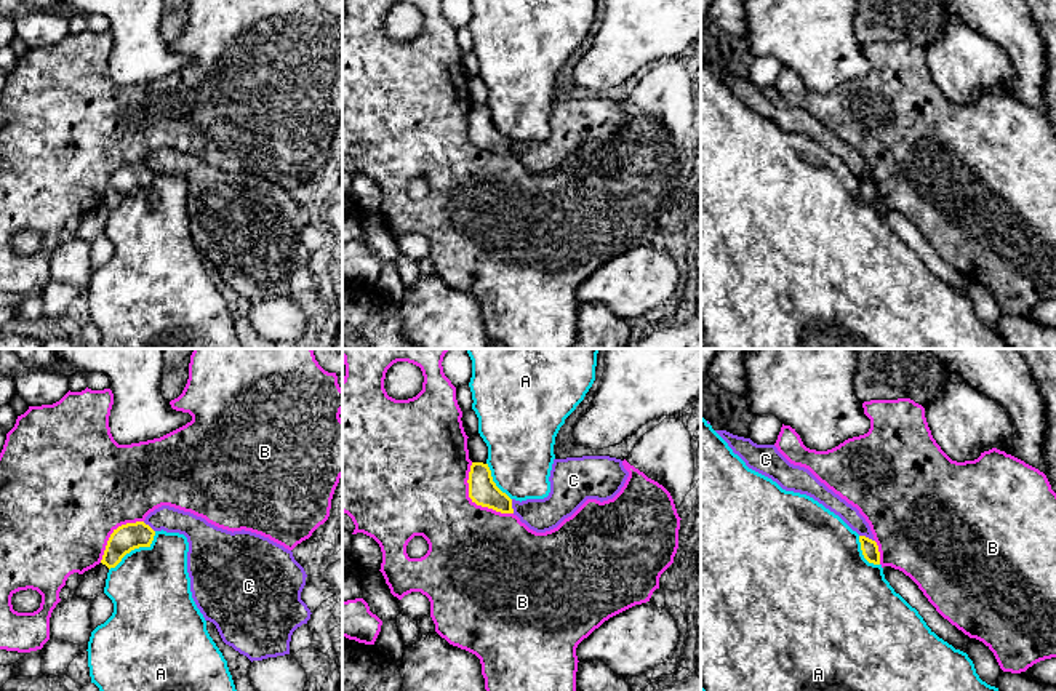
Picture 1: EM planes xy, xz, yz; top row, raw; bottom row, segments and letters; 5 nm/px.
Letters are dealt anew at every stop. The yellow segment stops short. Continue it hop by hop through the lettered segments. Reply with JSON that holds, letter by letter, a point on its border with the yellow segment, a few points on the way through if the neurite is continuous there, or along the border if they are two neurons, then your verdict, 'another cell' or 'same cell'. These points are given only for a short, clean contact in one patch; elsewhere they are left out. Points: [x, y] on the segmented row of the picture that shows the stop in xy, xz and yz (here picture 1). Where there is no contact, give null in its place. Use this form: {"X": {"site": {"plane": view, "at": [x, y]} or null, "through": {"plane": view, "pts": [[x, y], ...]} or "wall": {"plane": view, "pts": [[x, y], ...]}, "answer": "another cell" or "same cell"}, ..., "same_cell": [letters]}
{"A": {"site": {"plane": "xy", "at": [135, 547]}, "answer": "another cell"}, "B": {"site": {"plane": "xz", "at": [474, 501]}, "answer": "another cell"}, "C": {"site": {"plane": "yz", "at": [868, 538]}, "wall": {"plane": "yz", "pts": [[860, 535], [874, 541]]}, "answer": "another cell"}, "same_cell": []}

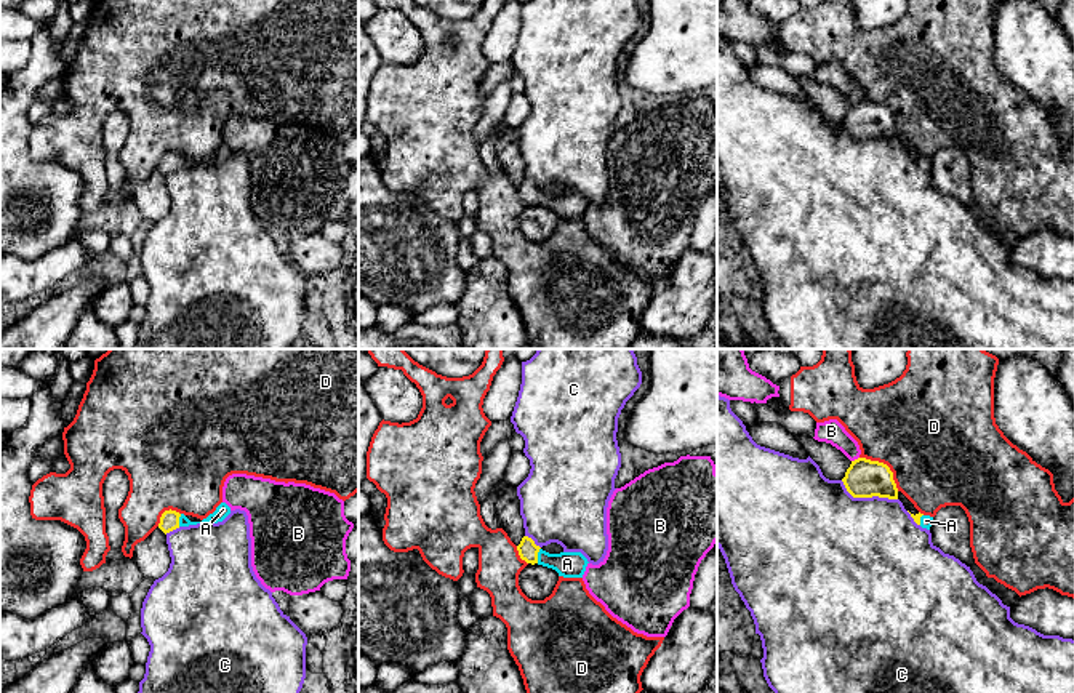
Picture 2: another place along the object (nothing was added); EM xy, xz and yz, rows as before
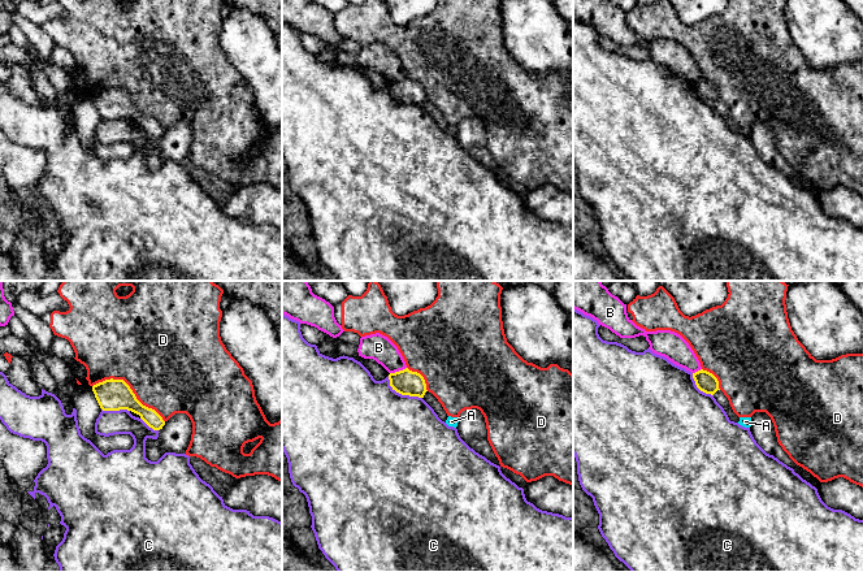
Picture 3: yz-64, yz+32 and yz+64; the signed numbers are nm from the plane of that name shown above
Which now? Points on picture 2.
{"A": {"site": {"plane": "xz", "at": [536, 556]}, "through": {"plane": "xz", "pts": [[527, 549], [536, 556], [567, 564]]}, "answer": "same cell"}, "B": {"site": {"plane": "yz", "at": [855, 460]}, "wall": {"plane": "yz", "pts": [[858, 456], [852, 461]]}, "answer": "another cell"}, "C": {"site": {"plane": "yz", "at": [868, 496]}, "answer": "another cell"}, "D": {"site": {"plane": "yz", "at": [885, 464]}, "answer": "another cell"}, "same_cell": ["A"]}

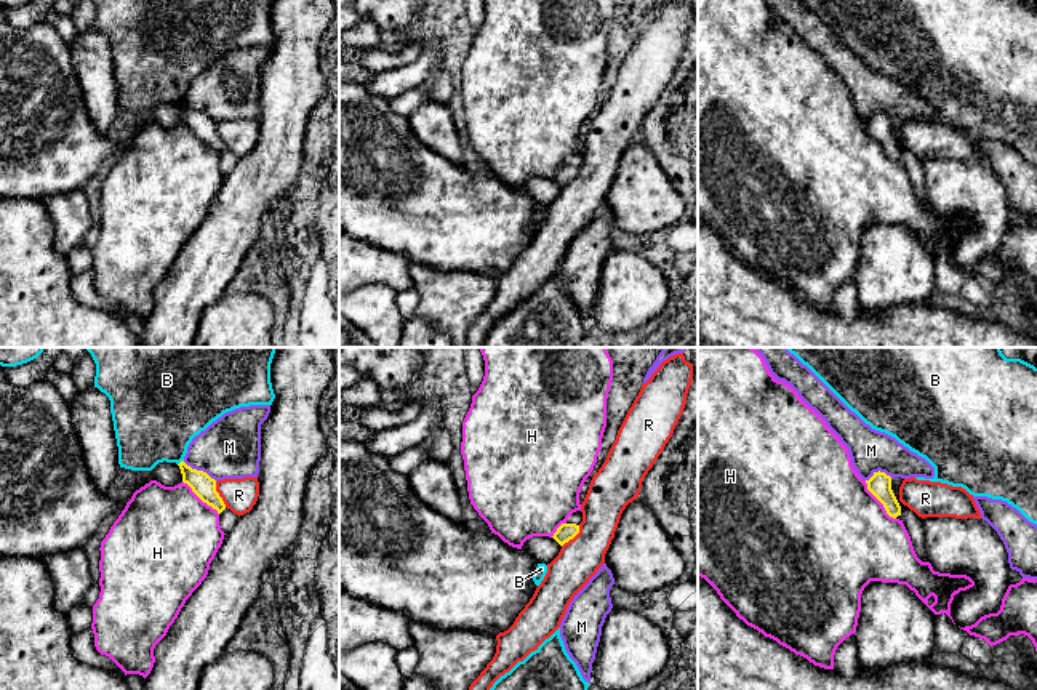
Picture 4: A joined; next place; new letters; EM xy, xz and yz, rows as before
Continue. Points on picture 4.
{"B": {"site": {"plane": "xy", "at": [180, 463]}, "answer": "another cell"}, "H": {"site": {"plane": "yz", "at": [879, 500]}, "answer": "another cell"}, "M": {"site": {"plane": "xy", "at": [200, 471]}, "answer": "another cell"}, "R": {"site": {"plane": "xy", "at": [218, 495]}, "wall": {"plane": "xy", "pts": [[215, 482], [215, 490], [226, 506]]}, "answer": "another cell"}, "same_cell": []}

